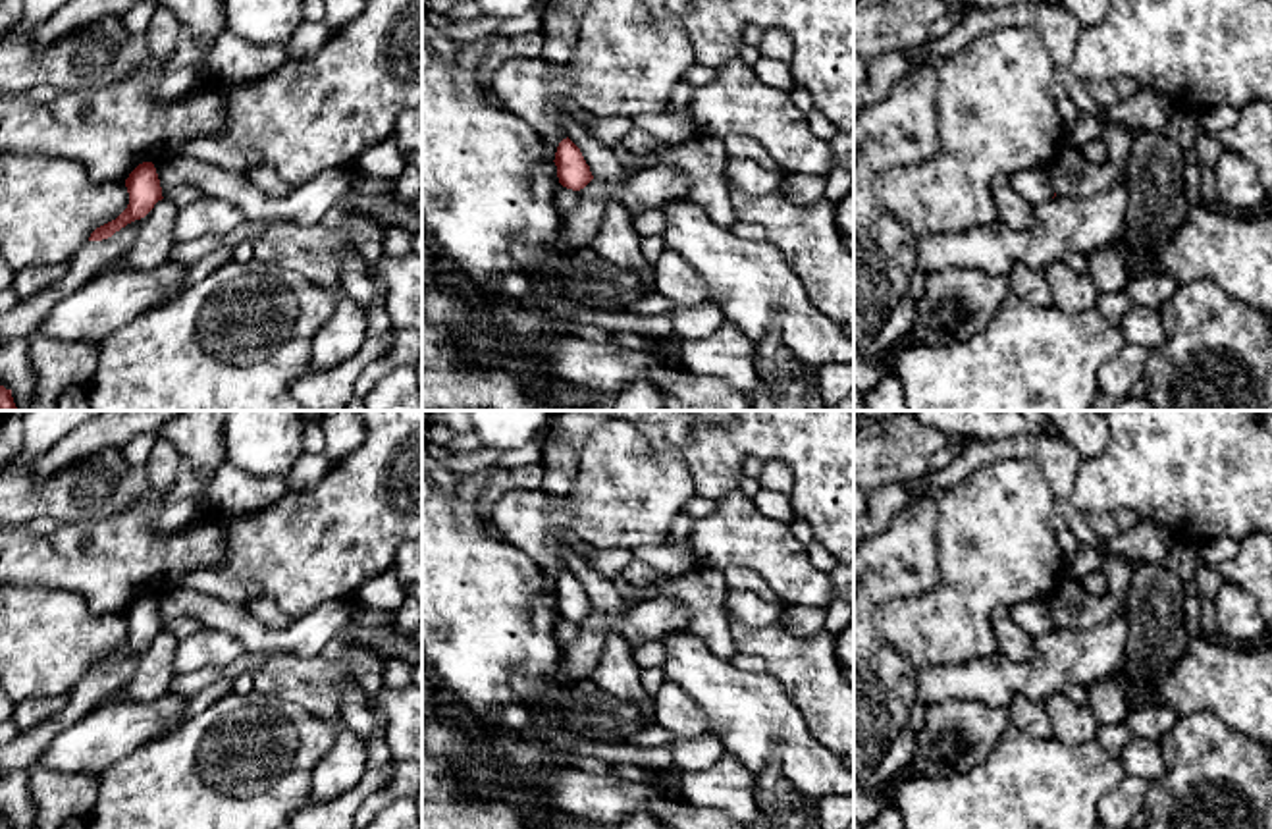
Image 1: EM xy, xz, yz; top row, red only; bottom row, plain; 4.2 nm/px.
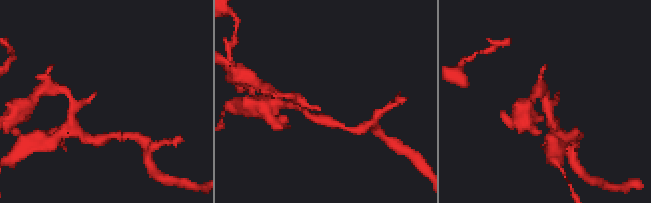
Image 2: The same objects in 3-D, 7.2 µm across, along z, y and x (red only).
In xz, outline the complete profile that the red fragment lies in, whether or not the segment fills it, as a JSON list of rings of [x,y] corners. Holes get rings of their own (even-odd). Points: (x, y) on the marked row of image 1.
[[[569,137],[559,143],[553,162],[559,183],[567,189],[580,191],[594,179],[580,148]]]

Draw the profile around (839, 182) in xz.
[[[831,170],[825,179],[825,201],[840,202],[854,189],[854,174],[850,170]]]

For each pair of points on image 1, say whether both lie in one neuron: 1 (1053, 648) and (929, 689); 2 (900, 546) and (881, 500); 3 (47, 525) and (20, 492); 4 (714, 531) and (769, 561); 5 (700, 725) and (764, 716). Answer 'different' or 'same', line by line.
1: same
2: different
3: different
4: same
5: different

